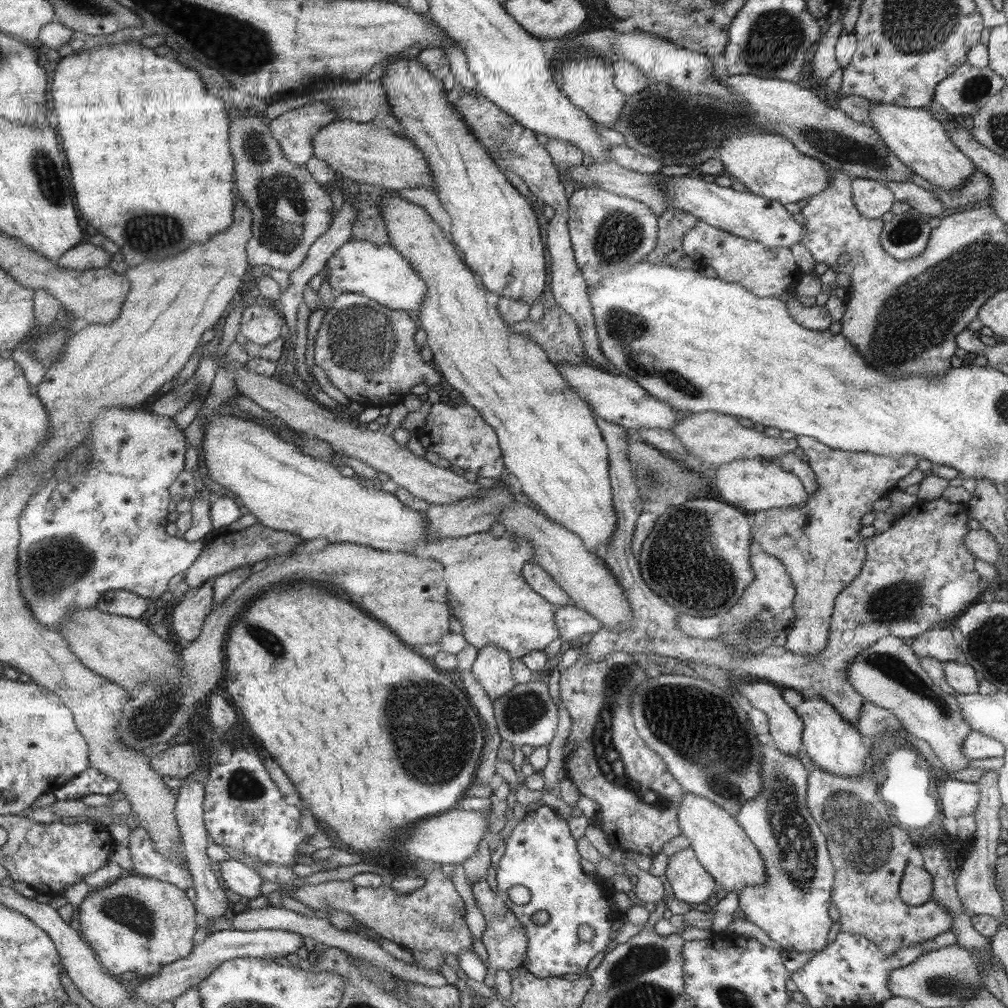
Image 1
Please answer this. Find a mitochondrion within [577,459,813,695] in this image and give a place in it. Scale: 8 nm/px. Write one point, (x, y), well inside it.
(679, 544)

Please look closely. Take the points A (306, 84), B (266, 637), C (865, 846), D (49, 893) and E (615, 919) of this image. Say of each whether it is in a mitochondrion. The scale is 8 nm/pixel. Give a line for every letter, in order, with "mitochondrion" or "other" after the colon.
A: mitochondrion
B: mitochondrion
C: mitochondrion
D: other
E: other

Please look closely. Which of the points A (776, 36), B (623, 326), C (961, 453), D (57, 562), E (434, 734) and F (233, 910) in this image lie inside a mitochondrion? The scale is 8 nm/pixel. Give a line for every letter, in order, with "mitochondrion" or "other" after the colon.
A: mitochondrion
B: mitochondrion
C: other
D: mitochondrion
E: mitochondrion
F: other

